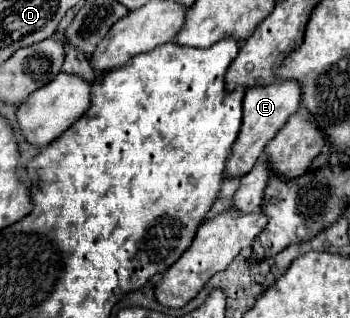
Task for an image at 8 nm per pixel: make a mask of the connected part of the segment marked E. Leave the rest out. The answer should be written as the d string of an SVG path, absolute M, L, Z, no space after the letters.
M276 81L272 85L258 85L258 87L250 87L246 89L244 95L244 119L242 119L242 127L240 133L234 141L234 149L226 161L226 169L224 169L224 177L244 177L254 163L260 159L260 155L264 153L268 141L278 133L278 129L286 123L286 119L290 115L294 115L298 111L300 105L300 85L296 81Z

